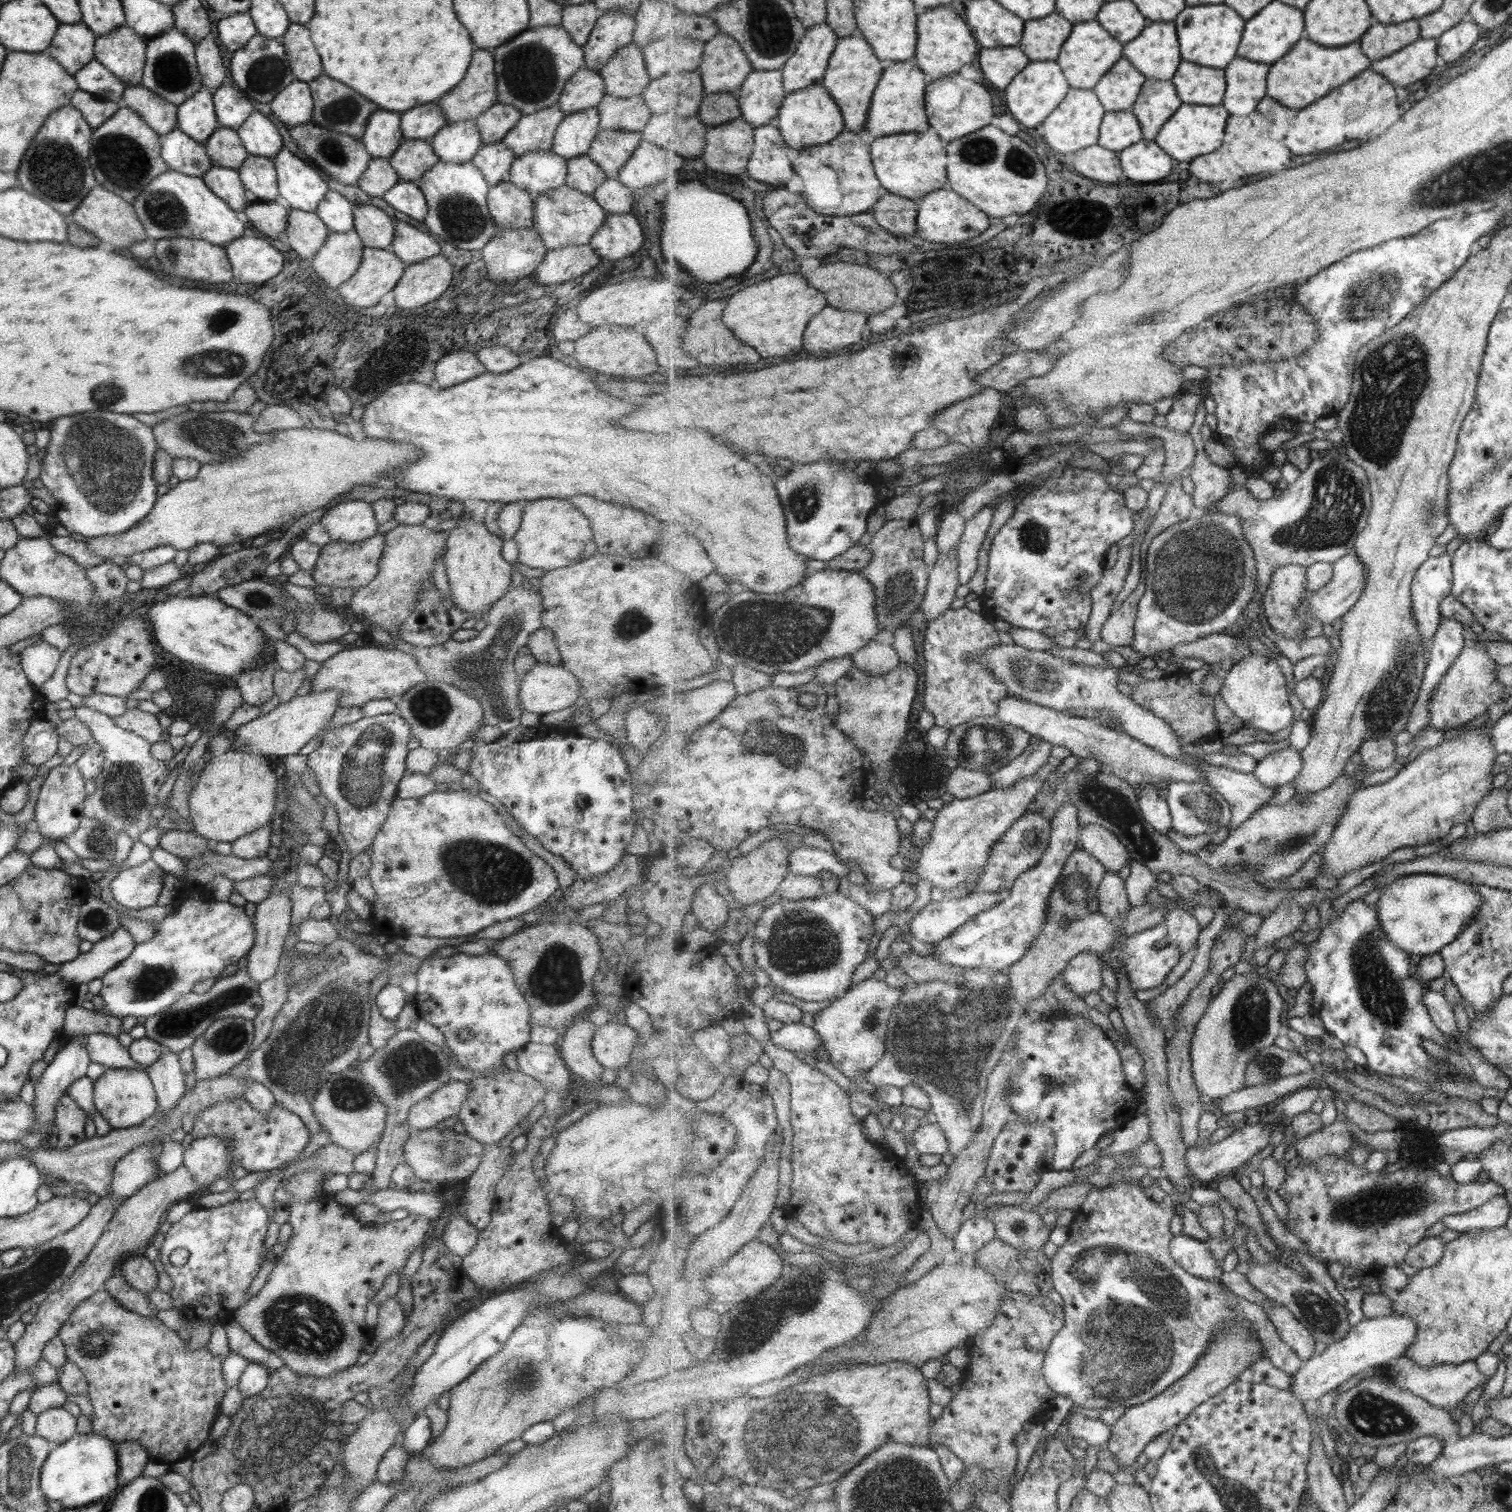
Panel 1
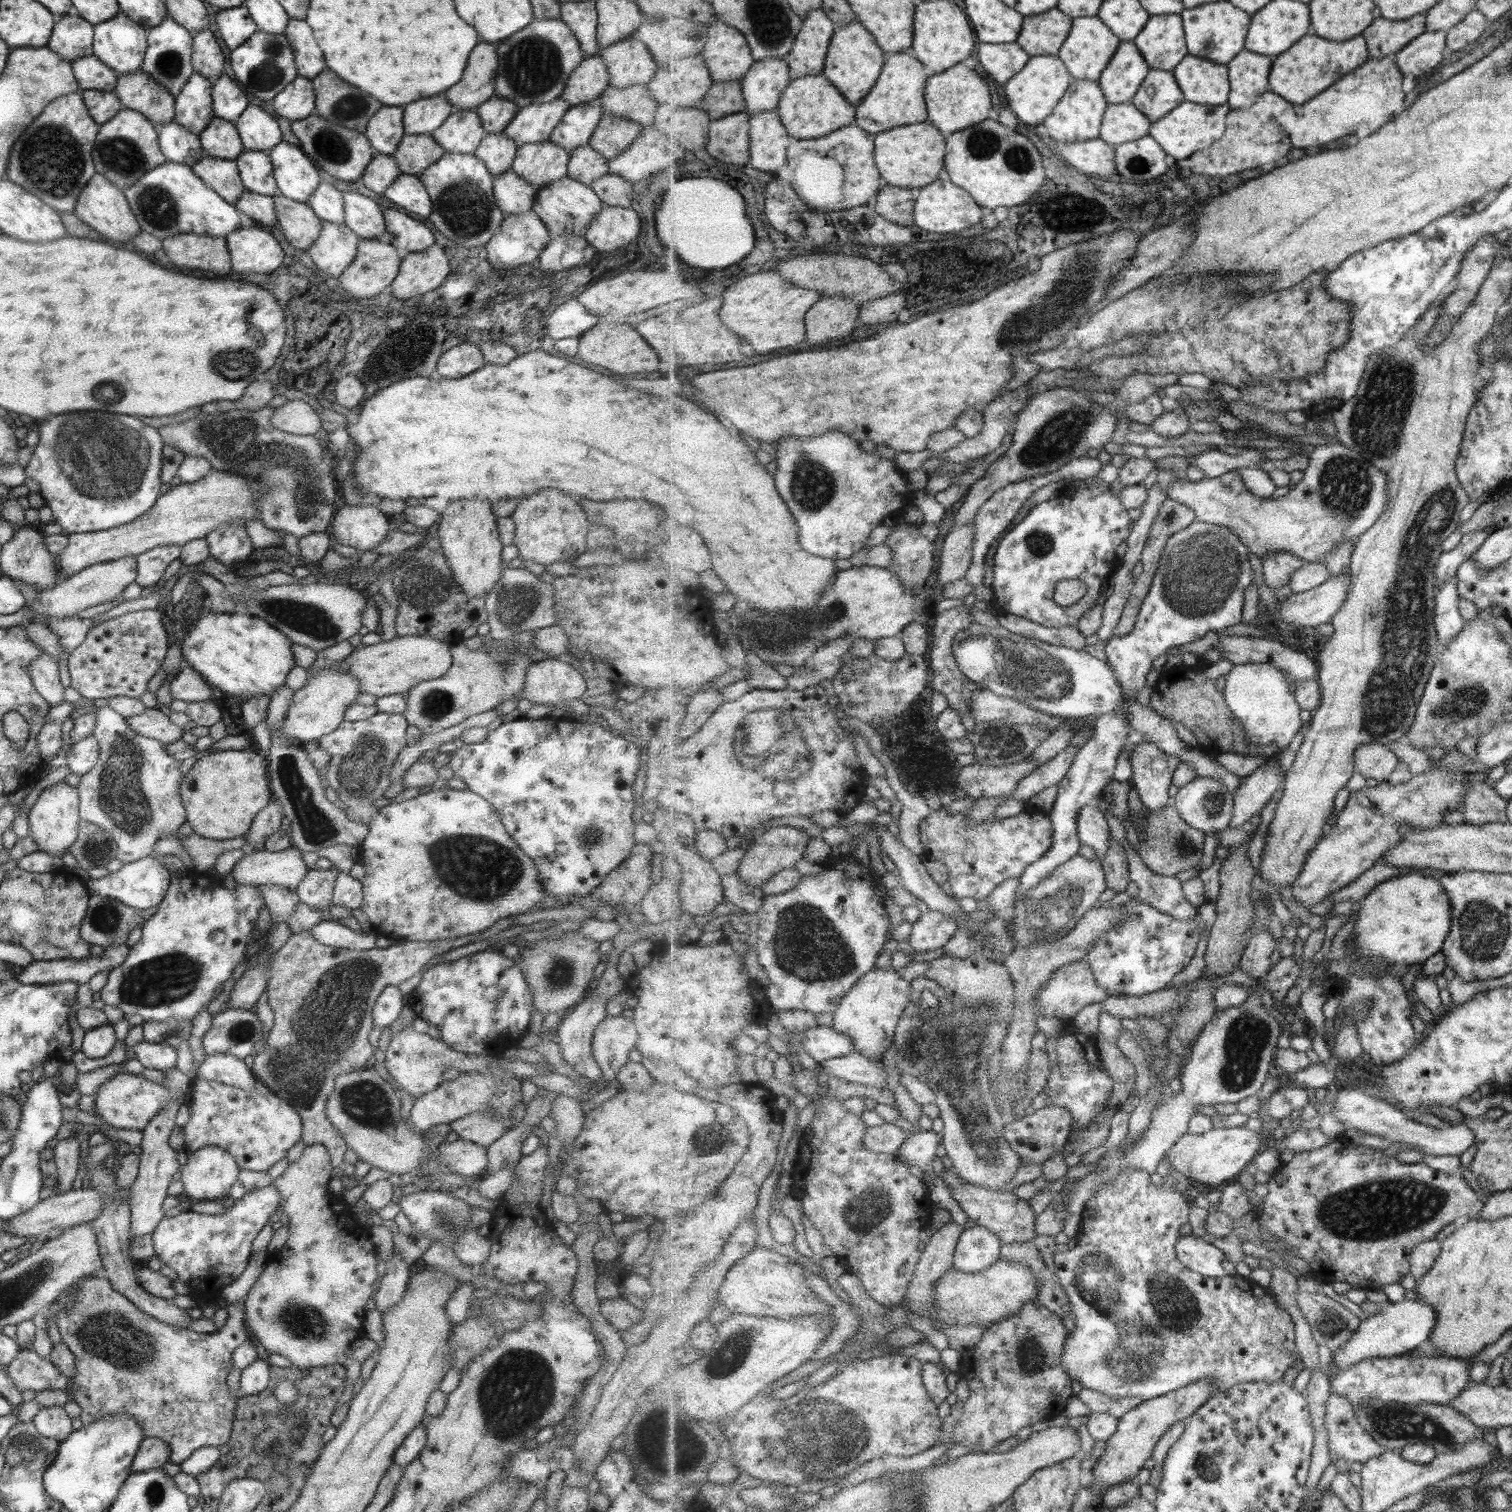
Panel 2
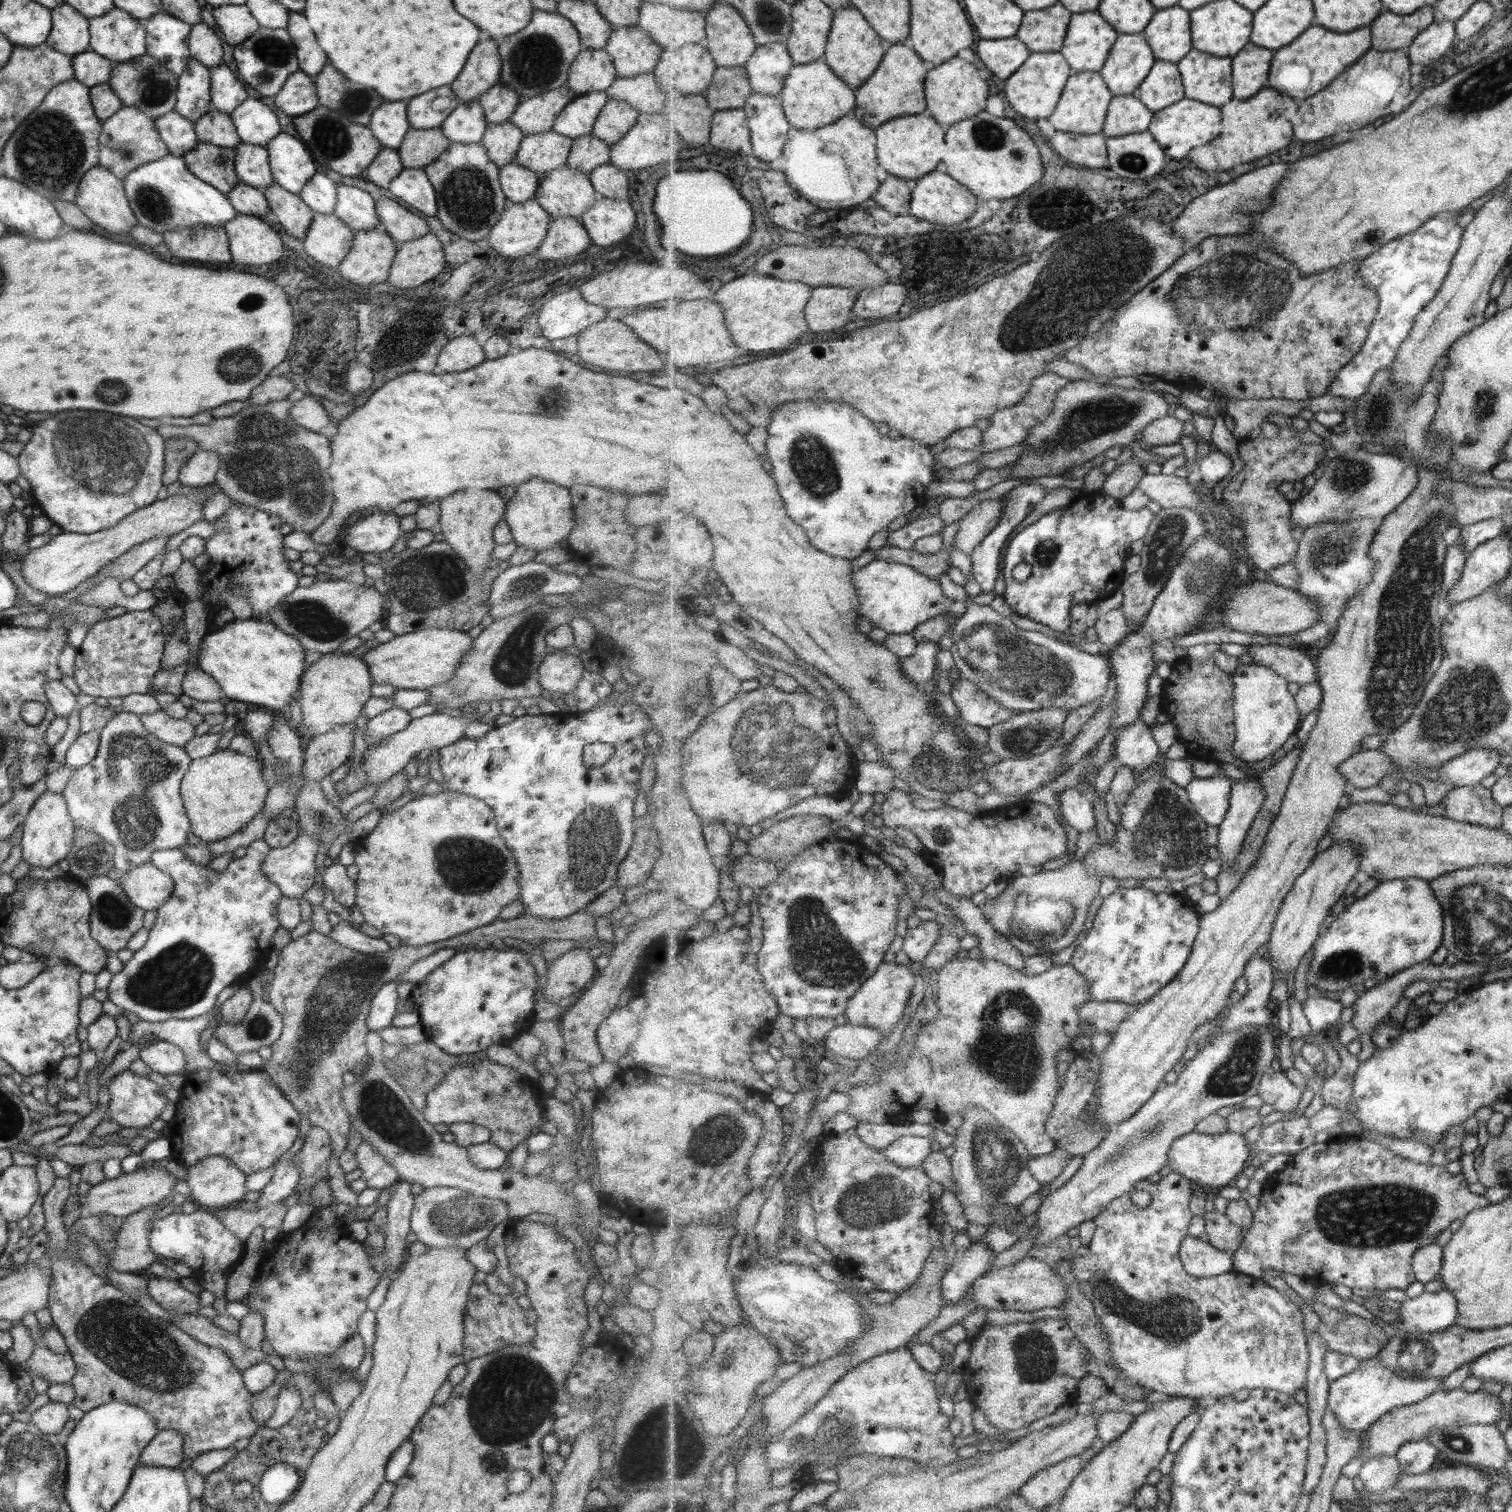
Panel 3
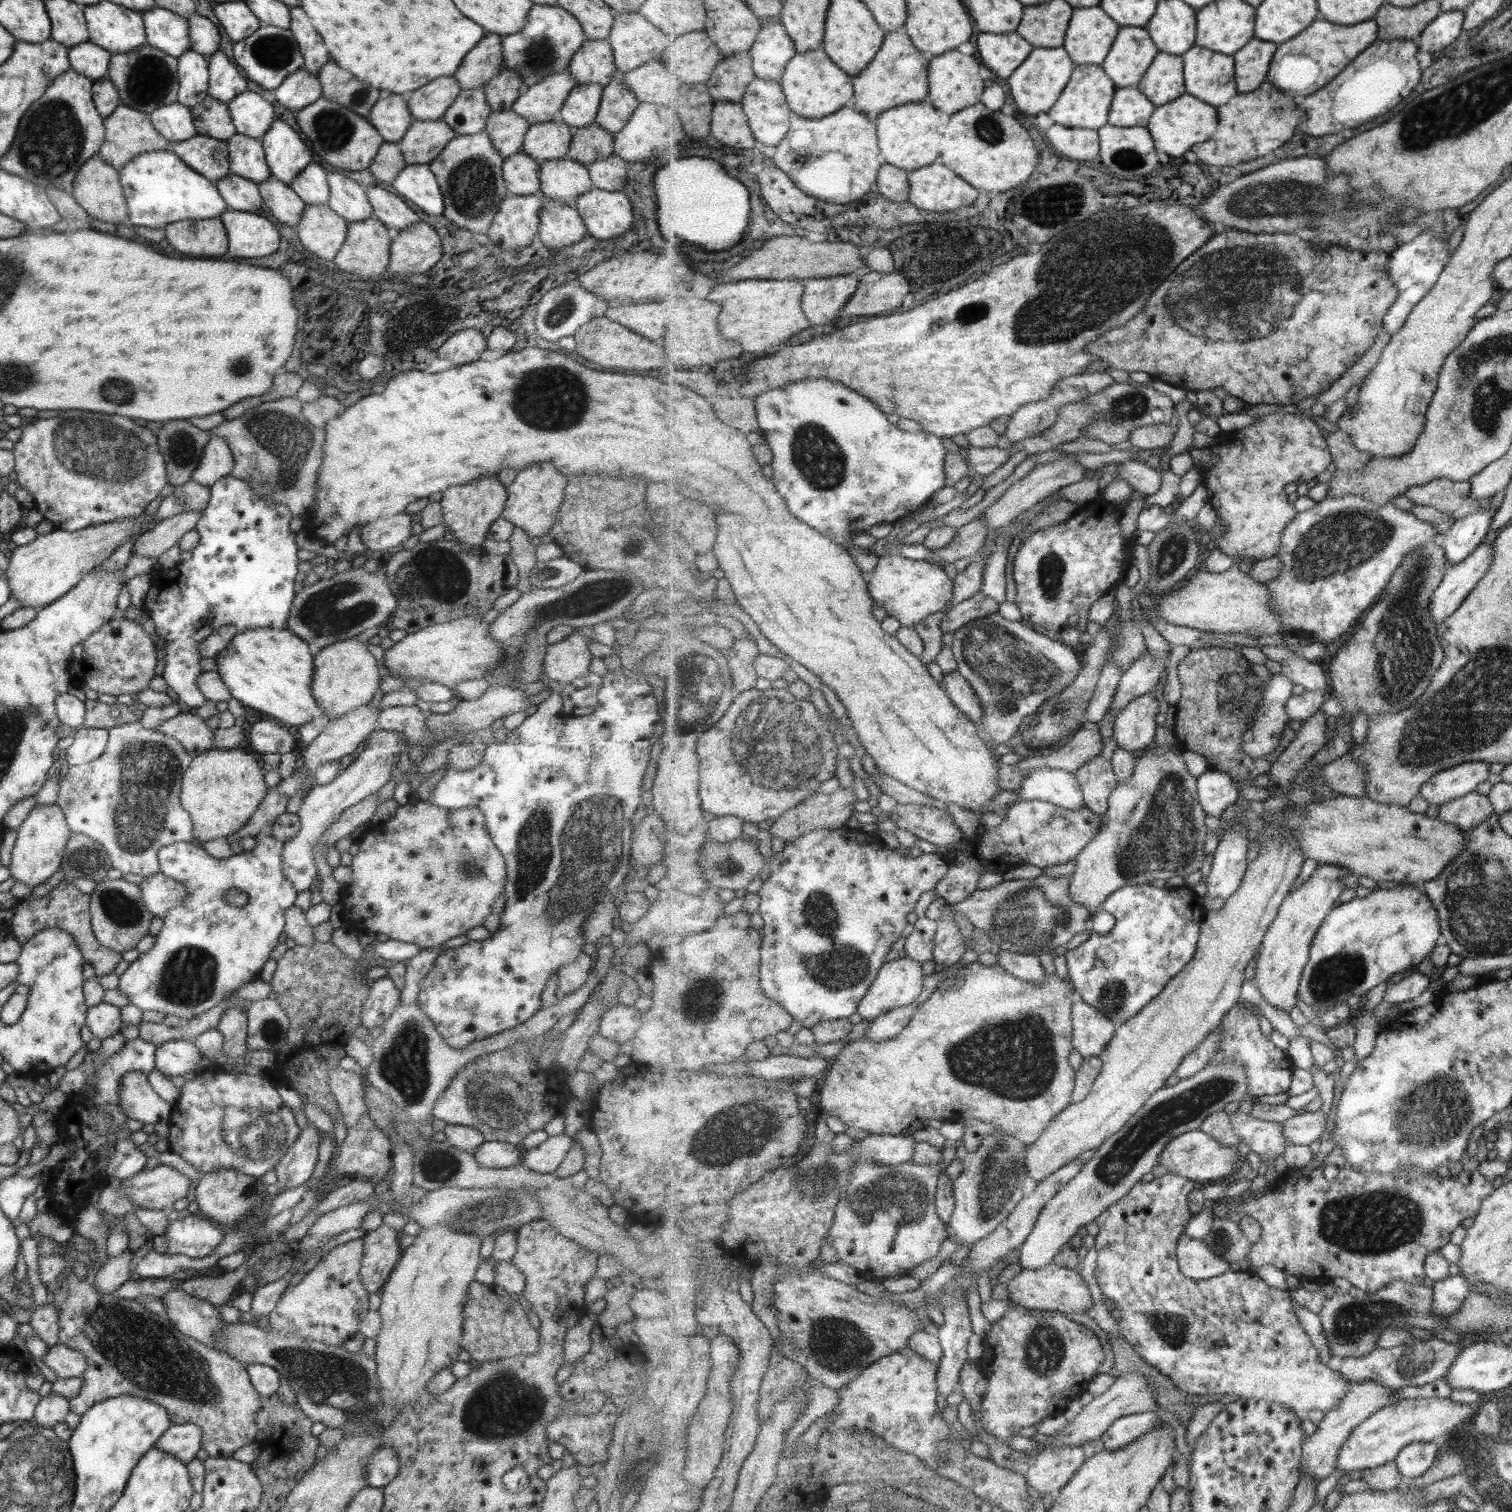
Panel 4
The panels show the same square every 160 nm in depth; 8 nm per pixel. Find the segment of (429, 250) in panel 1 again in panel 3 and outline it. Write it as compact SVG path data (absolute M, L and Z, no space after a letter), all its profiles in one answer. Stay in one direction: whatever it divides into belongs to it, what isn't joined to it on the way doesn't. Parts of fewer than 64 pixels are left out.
M381 195L374 203L379 219L378 228L391 237L397 248L408 240L415 240L431 232L432 222L423 222L422 217L409 212L387 196Z

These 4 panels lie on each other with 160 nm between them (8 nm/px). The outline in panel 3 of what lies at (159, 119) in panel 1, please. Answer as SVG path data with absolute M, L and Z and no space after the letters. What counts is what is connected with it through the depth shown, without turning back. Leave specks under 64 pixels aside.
M148 54L127 62L116 63L112 67L108 86L121 101L123 107L138 108L145 116L155 119L173 110L176 101L177 79L162 64Z

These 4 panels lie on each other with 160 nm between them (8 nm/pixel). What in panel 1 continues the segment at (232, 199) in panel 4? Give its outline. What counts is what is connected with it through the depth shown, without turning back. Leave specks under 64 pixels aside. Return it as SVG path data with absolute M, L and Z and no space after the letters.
M256 200L247 204L243 210L255 230L273 239L278 238L279 234L284 232L288 211L273 201Z

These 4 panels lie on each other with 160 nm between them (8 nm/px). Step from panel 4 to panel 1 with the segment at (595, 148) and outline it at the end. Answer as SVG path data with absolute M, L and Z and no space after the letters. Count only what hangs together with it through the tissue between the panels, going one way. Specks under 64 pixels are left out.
M586 155L574 156L566 161L564 185L573 190L592 196L605 179L603 171Z

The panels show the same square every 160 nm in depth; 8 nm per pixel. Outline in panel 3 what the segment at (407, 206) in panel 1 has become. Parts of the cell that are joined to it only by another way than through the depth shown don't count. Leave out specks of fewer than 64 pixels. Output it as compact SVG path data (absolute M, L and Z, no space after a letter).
M405 168L391 179L386 192L403 198L415 210L433 218L436 213L435 191L419 168Z

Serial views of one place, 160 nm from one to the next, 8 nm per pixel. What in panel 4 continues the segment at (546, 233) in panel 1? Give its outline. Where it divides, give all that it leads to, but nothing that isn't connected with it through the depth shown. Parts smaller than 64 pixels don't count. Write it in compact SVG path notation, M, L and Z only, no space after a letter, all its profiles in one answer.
M568 157L540 162L538 181L540 184L539 192L547 200L571 206L574 206L575 200L580 194L585 194L592 187L586 165L579 164Z

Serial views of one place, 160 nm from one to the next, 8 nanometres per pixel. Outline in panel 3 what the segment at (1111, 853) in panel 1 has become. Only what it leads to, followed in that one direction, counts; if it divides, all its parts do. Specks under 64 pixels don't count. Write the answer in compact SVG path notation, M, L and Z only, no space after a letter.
M1078 788L1064 789L1058 796L1059 810L1073 828L1080 832L1096 830L1094 802Z

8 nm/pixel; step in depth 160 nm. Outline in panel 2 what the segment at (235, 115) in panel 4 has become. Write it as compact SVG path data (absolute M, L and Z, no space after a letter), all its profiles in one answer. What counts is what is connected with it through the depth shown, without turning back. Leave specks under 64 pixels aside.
M248 104L233 123L244 150L268 152L281 142L277 122L257 105Z

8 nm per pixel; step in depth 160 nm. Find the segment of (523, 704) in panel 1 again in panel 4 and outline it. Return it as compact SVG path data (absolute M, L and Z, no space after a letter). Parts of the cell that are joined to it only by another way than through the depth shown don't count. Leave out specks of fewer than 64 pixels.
M576 629L563 640L548 644L542 660L543 679L555 680L562 685L585 676L592 657L587 644L589 641L576 632Z

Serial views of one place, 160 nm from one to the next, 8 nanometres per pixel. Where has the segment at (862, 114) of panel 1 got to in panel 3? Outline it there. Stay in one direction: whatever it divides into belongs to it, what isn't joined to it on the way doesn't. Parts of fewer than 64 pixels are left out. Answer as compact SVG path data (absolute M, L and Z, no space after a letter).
M857 7L839 8L834 12L832 31L823 57L826 63L841 77L853 91L861 89L884 59L883 40L880 33L869 23L868 18Z

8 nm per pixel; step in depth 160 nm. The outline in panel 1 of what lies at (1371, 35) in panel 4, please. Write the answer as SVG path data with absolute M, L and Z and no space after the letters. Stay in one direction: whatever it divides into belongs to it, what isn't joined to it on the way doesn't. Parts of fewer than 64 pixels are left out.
M1309 38L1301 39L1283 59L1271 65L1272 71L1268 74L1268 95L1289 108L1298 108L1300 111L1310 104L1316 103L1320 98L1326 97L1338 87L1342 87L1350 80L1356 78L1363 71L1372 66L1372 59L1364 53L1360 41L1352 42L1343 47L1327 47L1317 44Z

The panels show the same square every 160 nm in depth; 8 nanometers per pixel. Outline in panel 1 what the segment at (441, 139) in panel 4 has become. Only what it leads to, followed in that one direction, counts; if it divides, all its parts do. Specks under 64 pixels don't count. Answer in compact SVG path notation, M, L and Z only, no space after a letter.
M405 139L388 158L391 168L401 181L415 182L424 172L427 172L436 162L437 156L427 140Z

